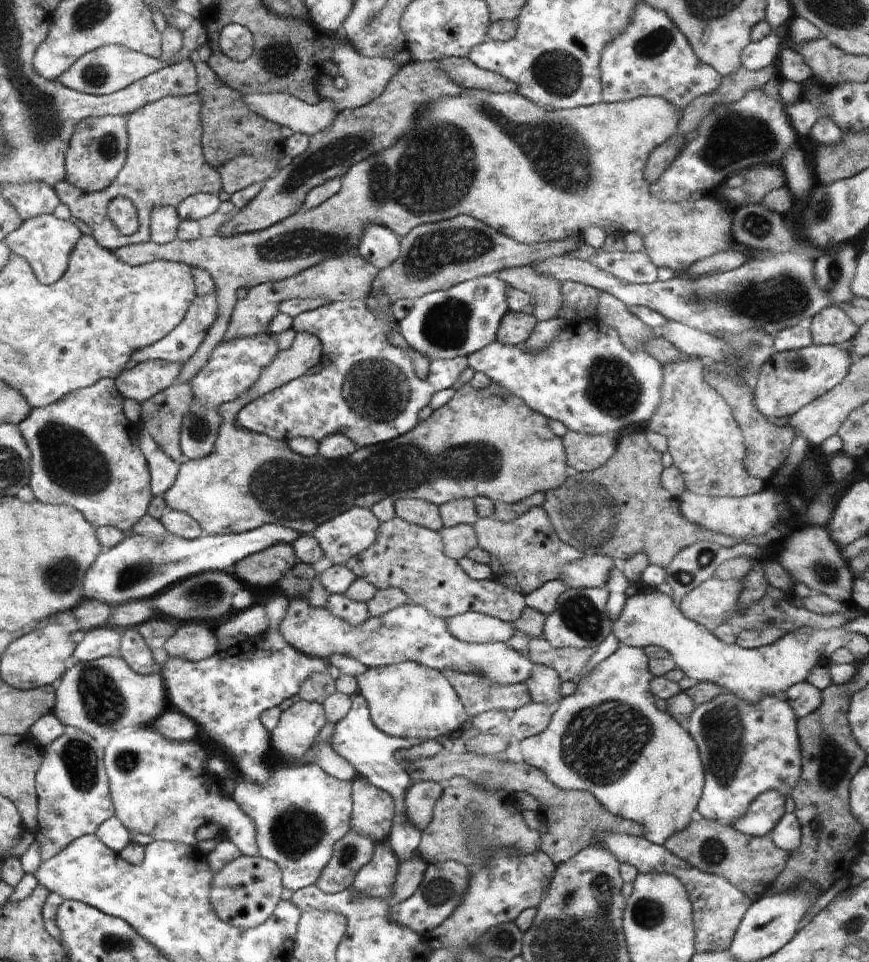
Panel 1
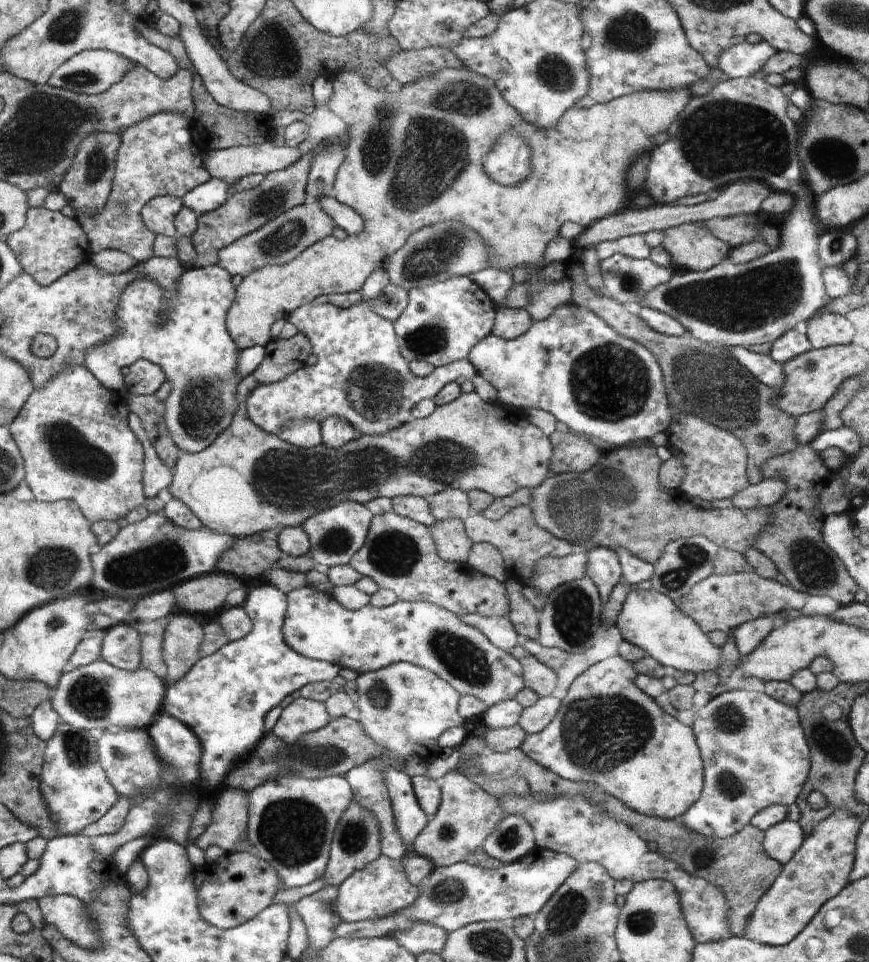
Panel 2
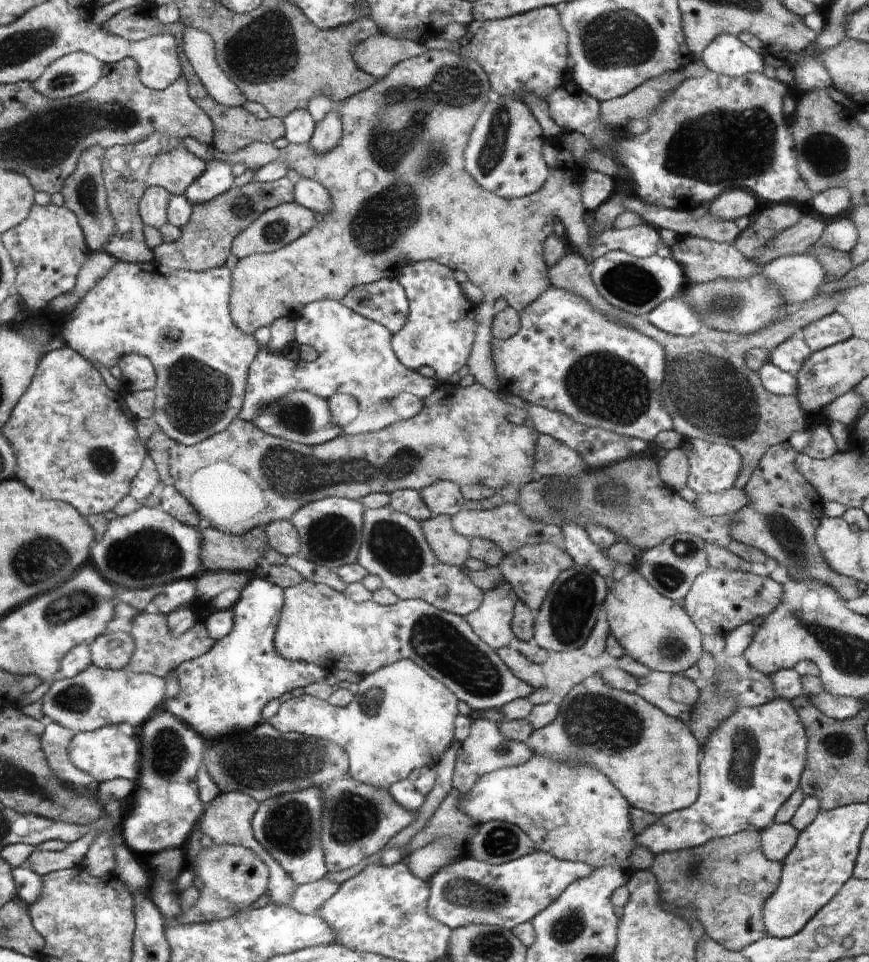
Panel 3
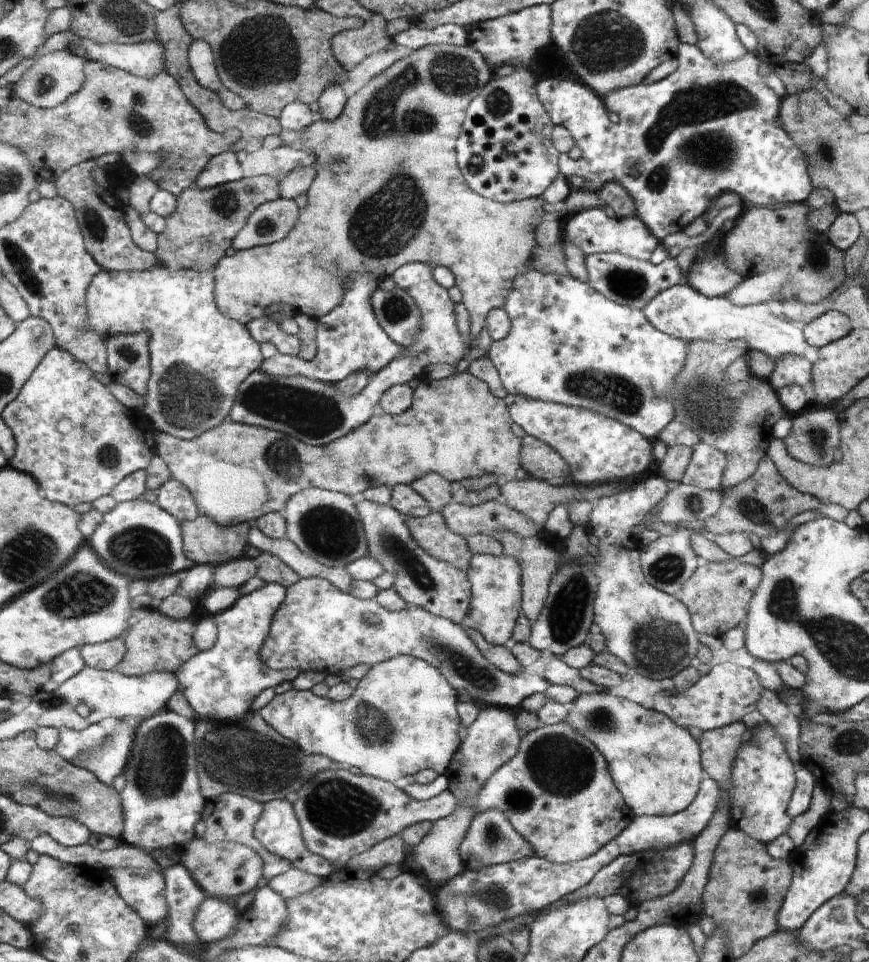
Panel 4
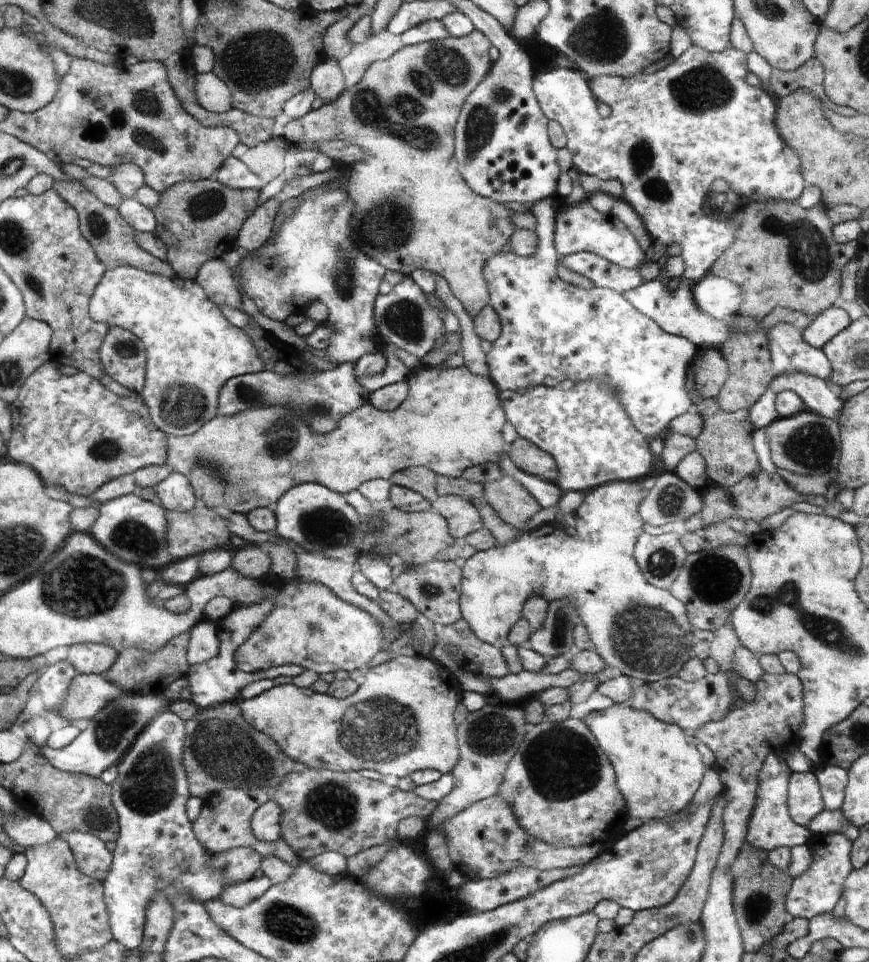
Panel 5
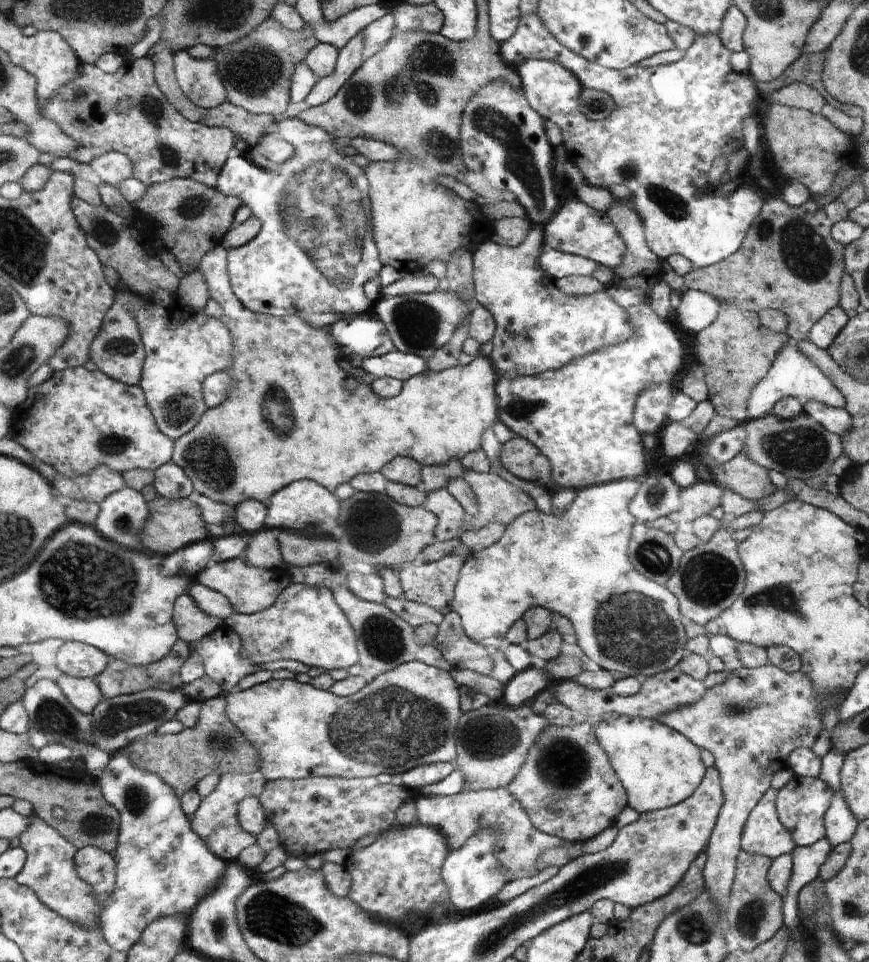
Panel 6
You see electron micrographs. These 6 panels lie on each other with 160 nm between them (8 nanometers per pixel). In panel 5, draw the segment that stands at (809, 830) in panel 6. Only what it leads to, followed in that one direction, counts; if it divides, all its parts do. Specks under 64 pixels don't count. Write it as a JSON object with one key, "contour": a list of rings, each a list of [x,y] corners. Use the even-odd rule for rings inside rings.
{"contour":[[[816,771],[792,773],[789,781],[789,814],[795,821],[807,827],[823,809],[822,788]]]}

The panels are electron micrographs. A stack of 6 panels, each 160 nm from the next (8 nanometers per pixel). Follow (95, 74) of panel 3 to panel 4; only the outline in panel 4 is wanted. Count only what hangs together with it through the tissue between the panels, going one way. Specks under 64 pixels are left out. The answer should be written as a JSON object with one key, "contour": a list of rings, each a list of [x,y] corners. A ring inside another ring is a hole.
{"contour":[[[40,50],[32,59],[31,66],[22,74],[20,80],[12,85],[14,94],[32,106],[46,110],[61,106],[72,96],[76,96],[87,82],[86,70],[84,70],[86,59],[68,50],[48,54],[42,54]]]}

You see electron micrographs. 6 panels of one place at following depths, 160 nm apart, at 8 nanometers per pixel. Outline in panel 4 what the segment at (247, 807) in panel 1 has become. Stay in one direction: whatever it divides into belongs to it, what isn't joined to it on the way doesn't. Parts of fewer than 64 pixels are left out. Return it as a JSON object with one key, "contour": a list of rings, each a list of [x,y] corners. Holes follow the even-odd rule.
{"contour":[[[291,798],[275,799],[263,804],[263,812],[254,828],[254,837],[271,854],[290,860],[290,864],[295,870],[324,879],[336,869],[332,862],[328,862],[326,858],[322,858],[322,856],[308,850],[307,844],[303,839],[298,815],[295,813],[295,808],[291,803]]]}

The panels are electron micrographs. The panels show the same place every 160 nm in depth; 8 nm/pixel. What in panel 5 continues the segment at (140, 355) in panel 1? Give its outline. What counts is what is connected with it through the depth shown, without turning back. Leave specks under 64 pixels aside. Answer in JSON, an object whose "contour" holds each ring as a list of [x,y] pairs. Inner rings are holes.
{"contour":[[[130,265],[109,269],[96,289],[91,313],[97,321],[135,332],[144,342],[147,353],[146,386],[140,393],[155,425],[167,436],[194,434],[205,422],[218,416],[219,394],[225,382],[238,375],[265,370],[258,345],[244,329],[228,322],[218,304],[194,279],[150,274]]]}

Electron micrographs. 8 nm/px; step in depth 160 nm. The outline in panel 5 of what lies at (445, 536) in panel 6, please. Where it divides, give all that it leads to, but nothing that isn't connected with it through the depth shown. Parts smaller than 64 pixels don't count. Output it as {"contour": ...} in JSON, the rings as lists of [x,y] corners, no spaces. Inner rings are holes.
{"contour":[[[458,495],[438,496],[431,500],[431,508],[447,519],[450,533],[457,541],[463,541],[467,534],[484,528],[480,510]]]}

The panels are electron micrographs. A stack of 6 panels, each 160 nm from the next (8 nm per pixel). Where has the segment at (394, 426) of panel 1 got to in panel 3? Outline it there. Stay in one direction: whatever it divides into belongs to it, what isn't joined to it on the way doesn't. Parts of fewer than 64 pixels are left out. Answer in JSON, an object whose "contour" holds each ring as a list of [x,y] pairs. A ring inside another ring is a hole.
{"contour":[[[324,299],[314,301],[303,309],[302,314],[295,319],[295,342],[298,345],[308,344],[318,352],[318,357],[312,362],[290,361],[278,354],[259,352],[250,366],[250,376],[247,377],[246,400],[243,401],[242,412],[239,418],[253,422],[263,410],[263,407],[272,405],[275,401],[286,397],[291,391],[310,391],[315,397],[328,400],[331,421],[337,426],[346,428],[358,416],[360,410],[380,408],[384,402],[392,401],[399,395],[410,393],[425,399],[435,392],[438,382],[435,377],[424,377],[418,372],[408,370],[407,366],[394,351],[394,336],[387,327],[372,319],[366,318],[356,311],[350,310],[340,301]]]}

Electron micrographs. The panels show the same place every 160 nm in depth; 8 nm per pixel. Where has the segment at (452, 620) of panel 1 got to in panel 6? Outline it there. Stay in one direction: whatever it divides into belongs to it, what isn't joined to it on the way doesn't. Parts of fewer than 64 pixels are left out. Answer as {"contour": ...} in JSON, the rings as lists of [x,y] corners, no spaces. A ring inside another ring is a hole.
{"contour":[[[622,479],[618,482],[609,482],[599,485],[592,485],[587,488],[582,488],[576,491],[576,498],[572,502],[570,508],[562,511],[562,516],[546,514],[540,511],[531,510],[524,513],[520,518],[508,525],[502,537],[494,545],[482,550],[471,552],[465,560],[462,572],[459,574],[458,584],[455,586],[455,596],[452,600],[451,610],[454,611],[461,618],[461,625],[466,636],[486,647],[489,650],[497,649],[500,642],[504,640],[506,633],[510,627],[518,619],[523,618],[523,614],[532,607],[544,607],[548,610],[565,616],[572,623],[575,635],[577,638],[576,644],[581,648],[582,652],[599,664],[602,670],[616,670],[621,672],[624,677],[649,677],[658,673],[666,672],[678,666],[679,662],[686,656],[684,652],[684,644],[686,644],[686,636],[684,636],[684,628],[680,621],[683,619],[680,612],[678,612],[678,599],[675,594],[667,587],[658,586],[656,582],[650,582],[648,578],[644,578],[642,574],[638,574],[628,556],[628,545],[631,539],[631,532],[634,523],[638,522],[635,515],[630,511],[630,504],[637,496],[641,484],[635,479]]]}

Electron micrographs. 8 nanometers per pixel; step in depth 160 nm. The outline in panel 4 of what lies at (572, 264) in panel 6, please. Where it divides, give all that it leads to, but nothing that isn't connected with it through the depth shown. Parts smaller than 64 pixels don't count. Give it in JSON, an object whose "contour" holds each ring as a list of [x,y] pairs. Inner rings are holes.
{"contour":[[[610,252],[587,255],[584,262],[588,270],[588,284],[590,287],[594,287],[596,291],[611,299],[612,302],[634,307],[641,311],[658,292],[678,285],[680,278],[682,278],[677,261],[671,257],[666,258],[658,265],[654,265],[649,261],[628,258],[620,252]]]}

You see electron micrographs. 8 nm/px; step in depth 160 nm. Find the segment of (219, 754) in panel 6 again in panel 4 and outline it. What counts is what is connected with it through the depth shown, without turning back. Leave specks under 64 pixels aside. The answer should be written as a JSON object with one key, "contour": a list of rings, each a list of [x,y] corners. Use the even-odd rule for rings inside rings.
{"contour":[[[252,712],[238,720],[195,718],[194,748],[196,772],[203,798],[237,793],[262,804],[290,798],[314,774],[333,769],[348,769],[323,755],[304,754],[294,742],[286,740],[258,714]]]}

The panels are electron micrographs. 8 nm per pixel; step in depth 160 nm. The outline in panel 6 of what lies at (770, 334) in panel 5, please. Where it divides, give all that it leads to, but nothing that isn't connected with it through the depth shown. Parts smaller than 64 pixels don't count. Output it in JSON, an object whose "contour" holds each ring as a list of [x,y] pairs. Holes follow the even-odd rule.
{"contour":[[[790,339],[780,350],[771,366],[767,376],[755,386],[748,402],[748,414],[750,418],[759,419],[770,414],[775,405],[784,397],[796,397],[802,403],[808,399],[814,399],[834,408],[845,408],[846,396],[835,385],[835,382],[824,374],[811,358],[808,358],[799,347],[796,340]]]}

